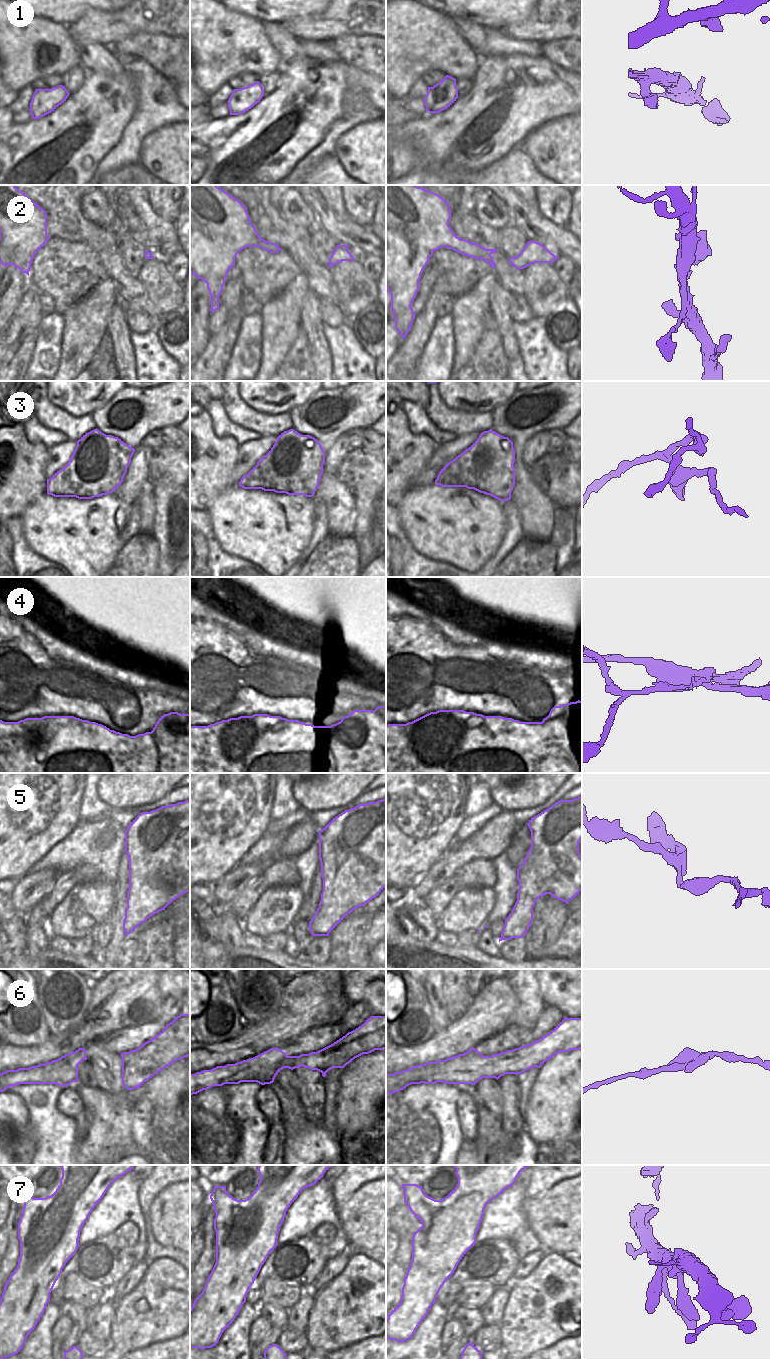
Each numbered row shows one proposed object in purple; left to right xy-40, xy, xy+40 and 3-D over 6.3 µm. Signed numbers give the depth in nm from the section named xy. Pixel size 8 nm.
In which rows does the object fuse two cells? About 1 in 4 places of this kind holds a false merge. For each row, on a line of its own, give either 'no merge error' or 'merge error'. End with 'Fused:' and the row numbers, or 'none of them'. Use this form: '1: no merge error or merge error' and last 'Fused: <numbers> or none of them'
1: no merge error
2: no merge error
3: merge error
4: merge error
5: no merge error
6: no merge error
7: no merge error
Fused: 3, 4

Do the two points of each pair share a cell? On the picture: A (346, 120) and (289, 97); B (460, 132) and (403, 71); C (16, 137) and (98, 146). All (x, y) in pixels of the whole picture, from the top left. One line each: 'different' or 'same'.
A: different
B: different
C: same

